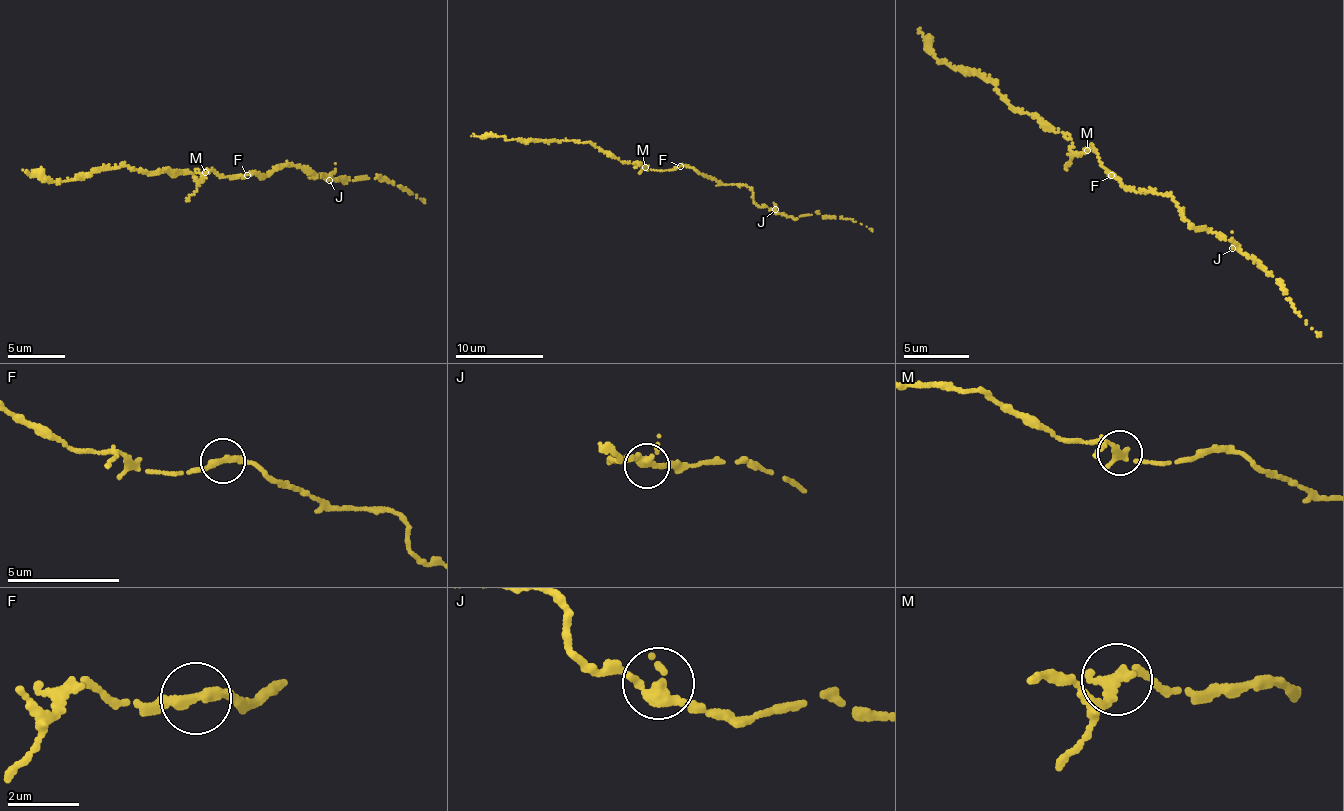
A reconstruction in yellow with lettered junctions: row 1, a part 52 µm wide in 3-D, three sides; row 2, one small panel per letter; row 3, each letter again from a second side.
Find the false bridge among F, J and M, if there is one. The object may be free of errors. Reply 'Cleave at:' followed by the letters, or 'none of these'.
Cleave at: none of these

